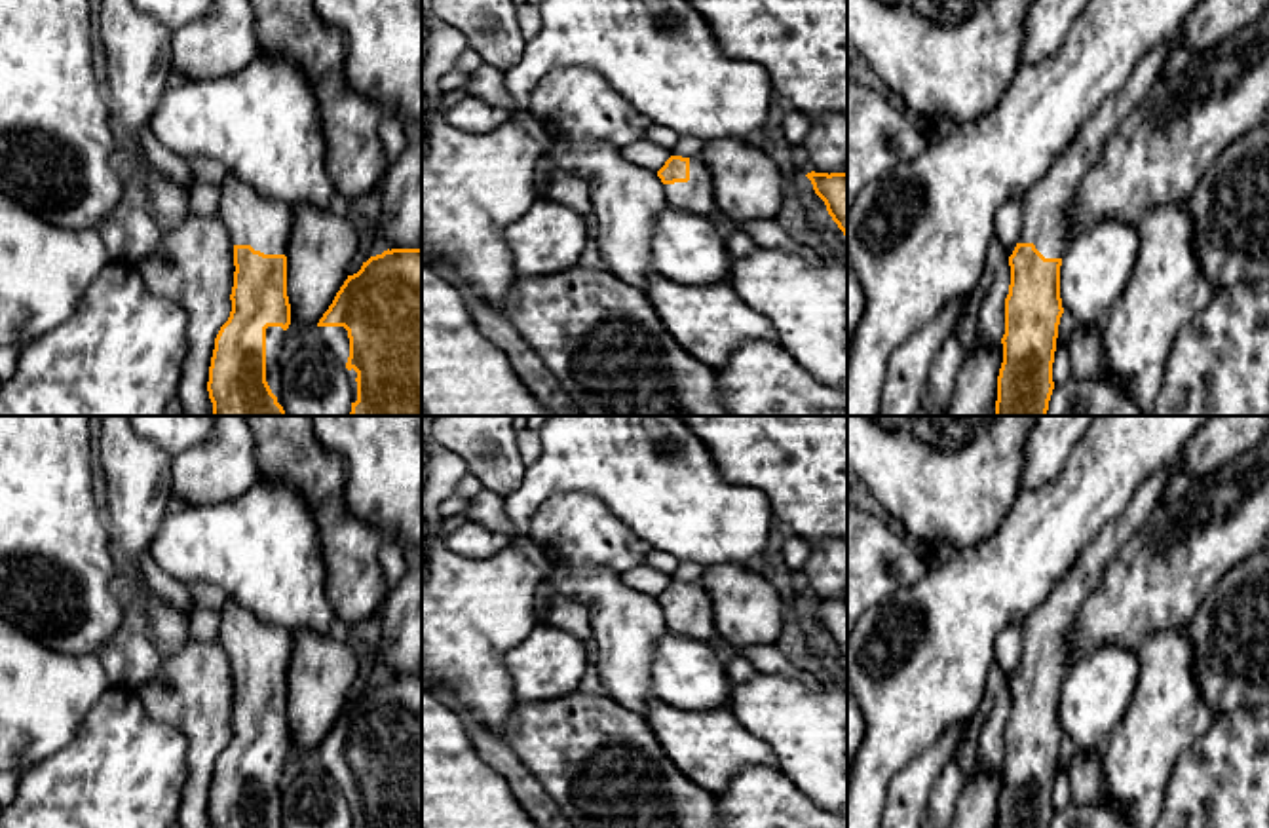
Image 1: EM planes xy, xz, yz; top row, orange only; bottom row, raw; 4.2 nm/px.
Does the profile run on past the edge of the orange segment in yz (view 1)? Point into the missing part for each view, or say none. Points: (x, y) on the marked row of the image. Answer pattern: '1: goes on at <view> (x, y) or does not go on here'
1: goes on at yz (1043, 207)

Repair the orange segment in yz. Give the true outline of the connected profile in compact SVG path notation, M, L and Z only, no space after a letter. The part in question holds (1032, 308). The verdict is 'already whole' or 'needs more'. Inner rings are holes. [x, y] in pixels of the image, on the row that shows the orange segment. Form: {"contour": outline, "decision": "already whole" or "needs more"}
{"contour": "M1172 38L1140 59L1128 82L1094 110L1075 141L1022 198L1020 237L1009 256L1011 285L994 416L1047 416L1064 313L1060 266L1068 247L1066 209L1119 123L1161 78L1170 51Z", "decision": "needs more"}

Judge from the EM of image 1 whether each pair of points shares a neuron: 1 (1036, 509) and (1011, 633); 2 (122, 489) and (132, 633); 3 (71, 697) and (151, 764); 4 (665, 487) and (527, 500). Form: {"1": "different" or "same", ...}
{"1": "different", "2": "different", "3": "different", "4": "same"}

